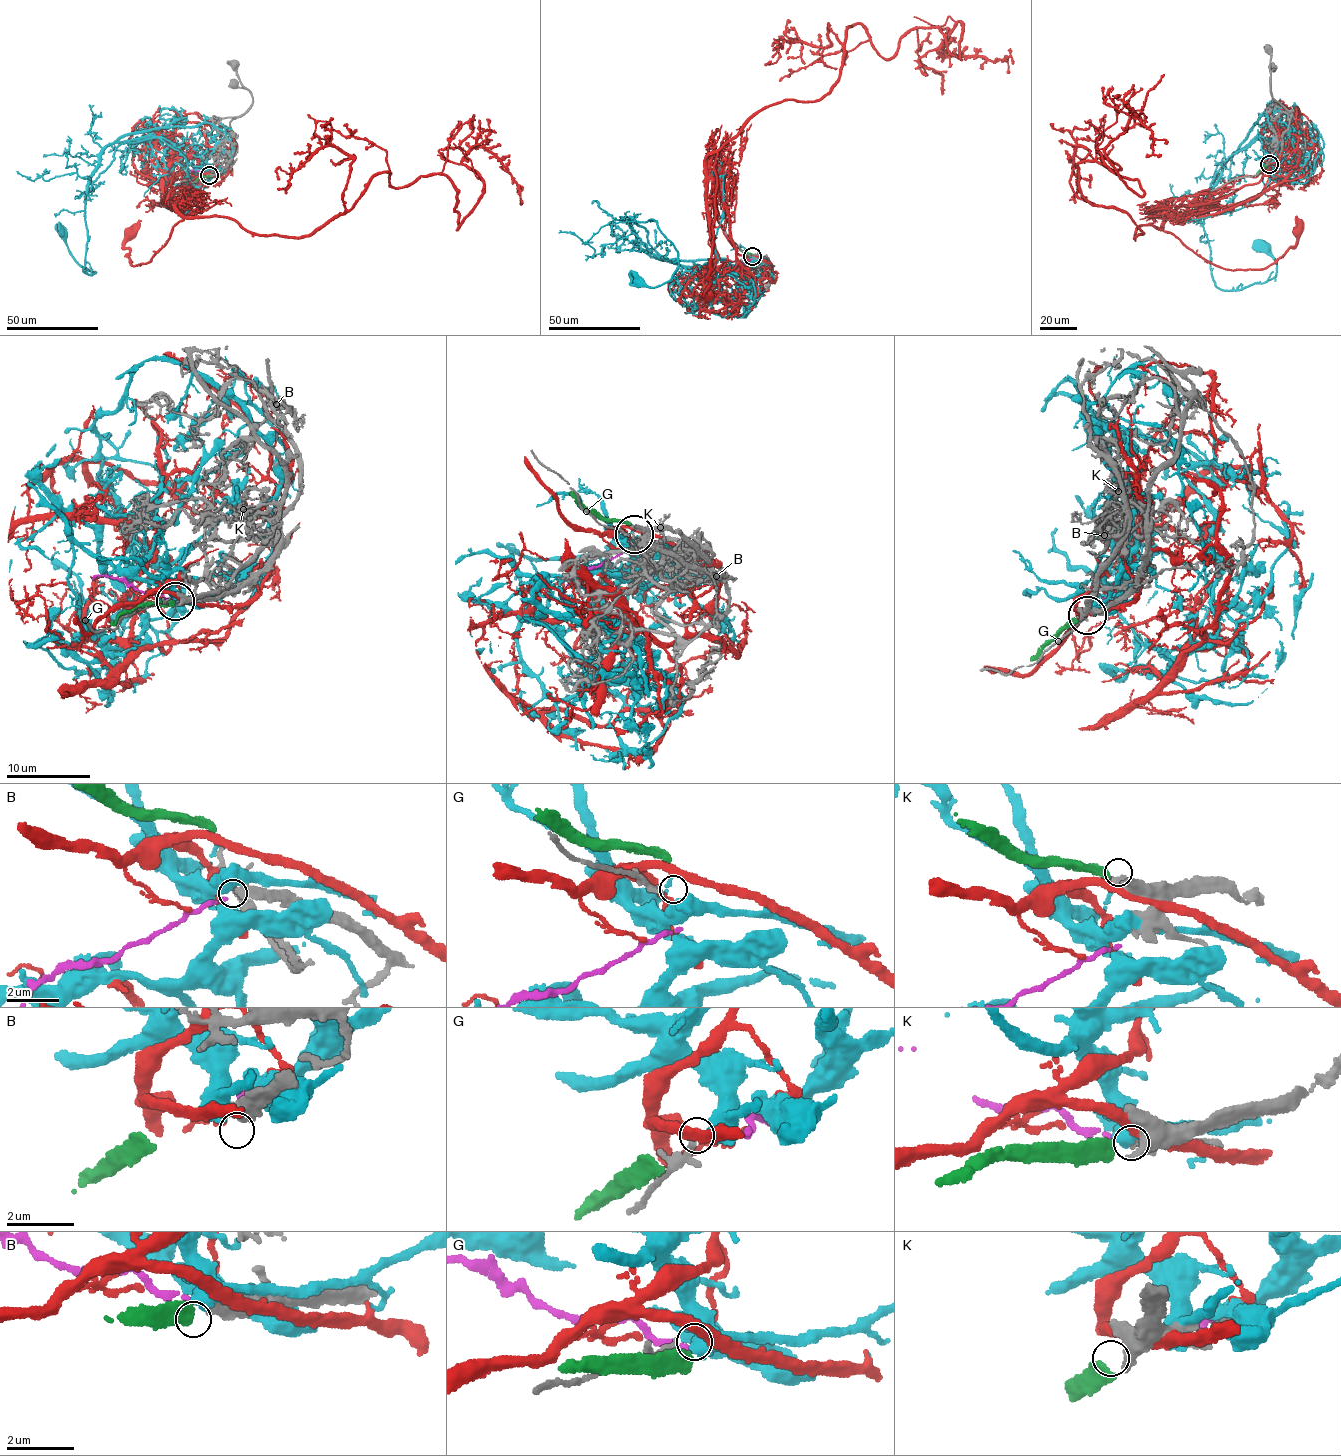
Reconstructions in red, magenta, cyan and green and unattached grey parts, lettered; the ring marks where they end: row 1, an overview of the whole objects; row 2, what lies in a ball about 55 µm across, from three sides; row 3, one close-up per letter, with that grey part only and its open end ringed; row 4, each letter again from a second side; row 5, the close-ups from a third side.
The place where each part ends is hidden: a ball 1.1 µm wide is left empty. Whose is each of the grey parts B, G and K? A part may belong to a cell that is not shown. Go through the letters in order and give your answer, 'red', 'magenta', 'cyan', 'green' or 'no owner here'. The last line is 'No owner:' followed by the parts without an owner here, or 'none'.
B: no owner here
G: cyan
K: green
No owner: B

